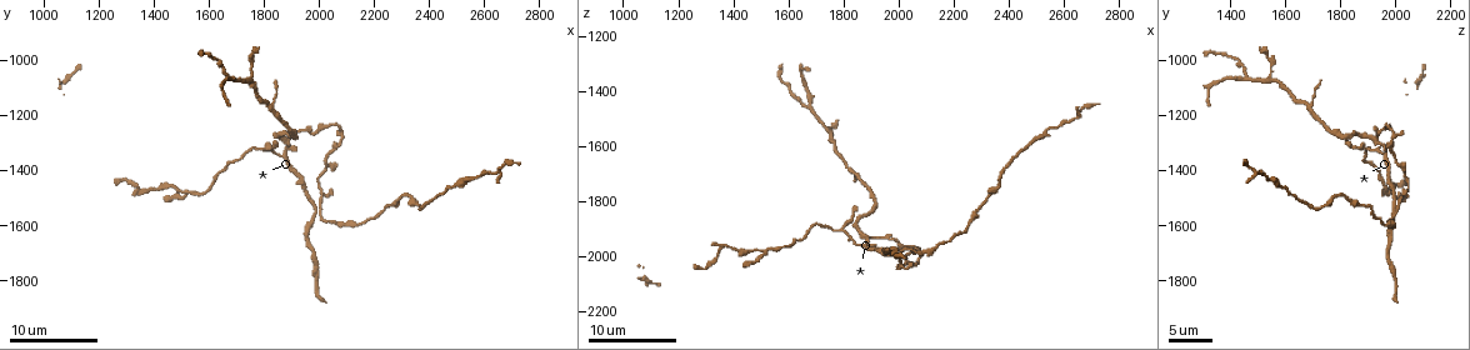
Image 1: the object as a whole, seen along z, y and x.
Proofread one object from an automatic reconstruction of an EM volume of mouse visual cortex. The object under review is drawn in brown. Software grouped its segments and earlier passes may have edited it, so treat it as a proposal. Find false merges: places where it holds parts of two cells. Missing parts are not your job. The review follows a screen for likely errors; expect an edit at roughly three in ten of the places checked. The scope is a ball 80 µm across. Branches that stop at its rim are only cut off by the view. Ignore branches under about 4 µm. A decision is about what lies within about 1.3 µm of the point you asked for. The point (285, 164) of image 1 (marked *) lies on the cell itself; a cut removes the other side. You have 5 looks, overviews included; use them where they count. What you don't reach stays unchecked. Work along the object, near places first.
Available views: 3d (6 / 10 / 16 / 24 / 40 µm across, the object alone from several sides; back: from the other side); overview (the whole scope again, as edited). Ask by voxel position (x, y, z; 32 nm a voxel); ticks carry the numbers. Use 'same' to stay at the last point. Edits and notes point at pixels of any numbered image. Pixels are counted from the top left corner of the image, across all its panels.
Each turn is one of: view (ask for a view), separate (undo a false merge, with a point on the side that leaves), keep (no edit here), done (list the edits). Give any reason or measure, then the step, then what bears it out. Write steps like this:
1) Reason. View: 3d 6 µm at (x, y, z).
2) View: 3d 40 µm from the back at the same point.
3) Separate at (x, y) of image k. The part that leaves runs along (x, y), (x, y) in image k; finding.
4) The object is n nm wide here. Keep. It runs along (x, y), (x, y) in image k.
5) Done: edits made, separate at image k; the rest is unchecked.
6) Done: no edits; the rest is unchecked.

Three-way junction. View: 3d 10 µm at (1820, 1170, 1690).

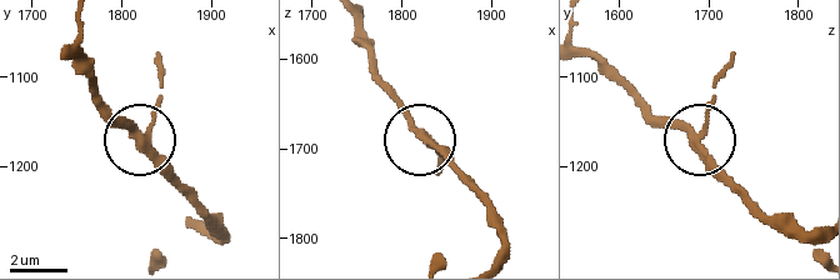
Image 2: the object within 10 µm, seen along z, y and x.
3 arms meet here. Keep. It runs along (813, 225), (769, 219), (698, 141), (643, 106) in image 2; one cell here.

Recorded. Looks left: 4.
Three-way junction. View: 3d 10 µm at (1880, 1280, 1930).

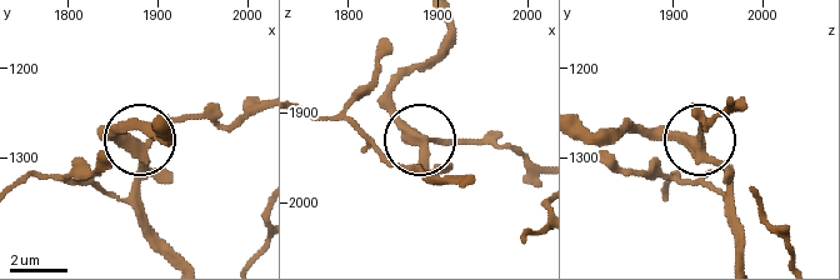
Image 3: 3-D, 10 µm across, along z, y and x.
The object is 320 nm wide here. Keep. All the same cell.

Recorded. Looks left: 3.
Sudden change in width. View: 3d 10 µm at (1690, 1370, 1890).

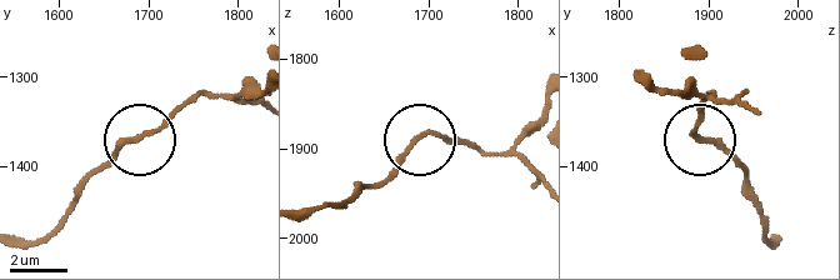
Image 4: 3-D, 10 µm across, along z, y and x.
The object is 150 nm wide here. Keep. It runs along (538, 180), (509, 154), (423, 133), (375, 185) in image 4; one cell here.

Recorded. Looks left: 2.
Done: no edits; the rest is unchecked.

